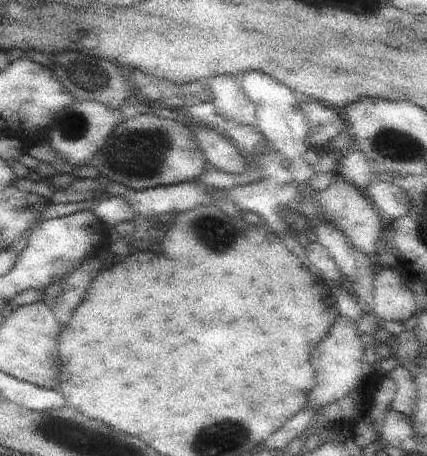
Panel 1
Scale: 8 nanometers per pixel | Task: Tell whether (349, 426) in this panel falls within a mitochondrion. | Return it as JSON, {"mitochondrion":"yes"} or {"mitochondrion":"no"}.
{"mitochondrion":"no"}

